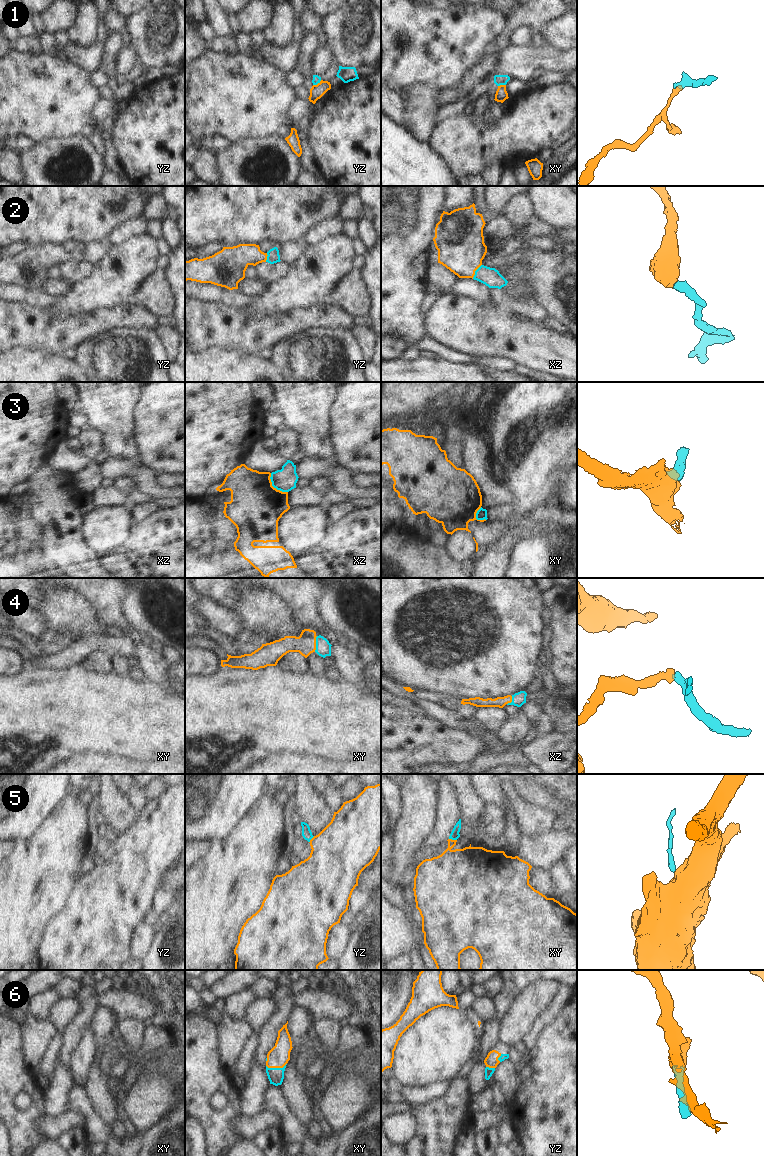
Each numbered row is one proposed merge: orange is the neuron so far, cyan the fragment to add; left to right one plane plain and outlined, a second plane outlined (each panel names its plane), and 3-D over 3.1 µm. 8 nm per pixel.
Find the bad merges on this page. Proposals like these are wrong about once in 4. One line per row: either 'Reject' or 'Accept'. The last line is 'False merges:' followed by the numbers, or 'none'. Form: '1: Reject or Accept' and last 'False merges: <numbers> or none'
1: Reject
2: Accept
3: Reject
4: Accept
5: Reject
6: Accept
False merges: 1, 3, 5

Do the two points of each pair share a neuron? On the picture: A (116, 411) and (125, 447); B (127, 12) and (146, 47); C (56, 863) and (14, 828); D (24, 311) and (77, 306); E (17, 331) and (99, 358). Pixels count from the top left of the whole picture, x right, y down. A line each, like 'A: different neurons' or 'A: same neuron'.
A: same neuron
B: different neurons
C: different neurons
D: different neurons
E: different neurons

